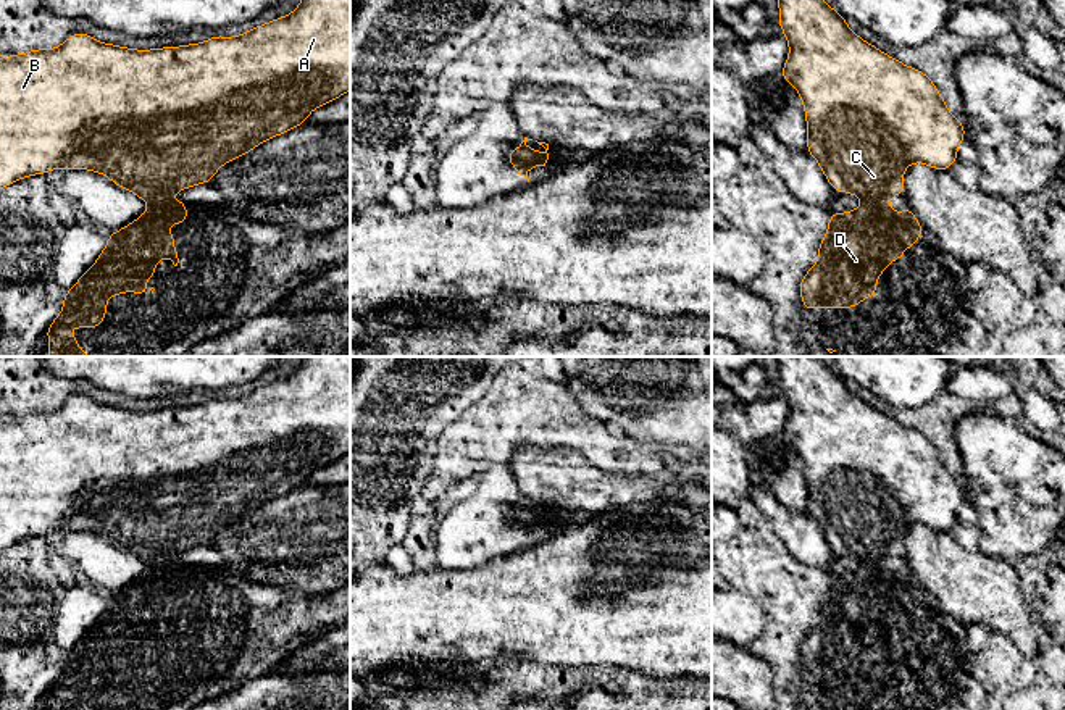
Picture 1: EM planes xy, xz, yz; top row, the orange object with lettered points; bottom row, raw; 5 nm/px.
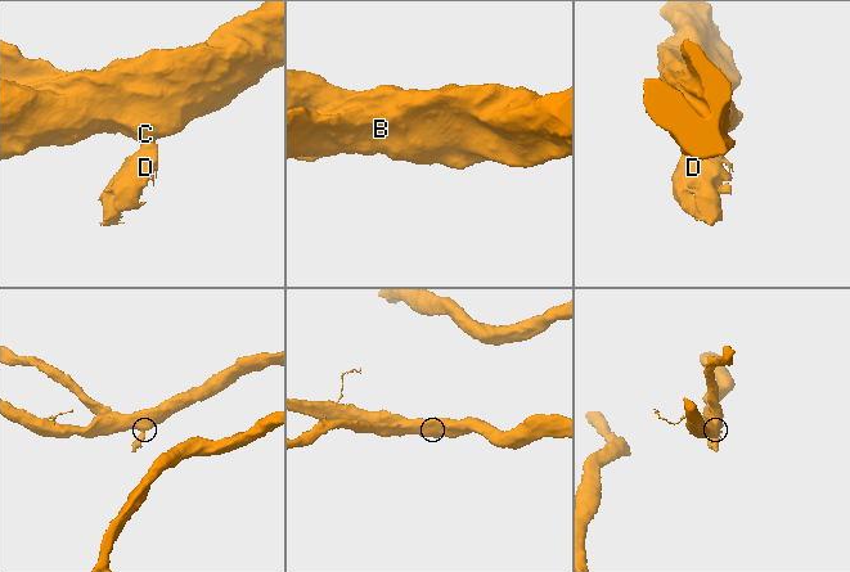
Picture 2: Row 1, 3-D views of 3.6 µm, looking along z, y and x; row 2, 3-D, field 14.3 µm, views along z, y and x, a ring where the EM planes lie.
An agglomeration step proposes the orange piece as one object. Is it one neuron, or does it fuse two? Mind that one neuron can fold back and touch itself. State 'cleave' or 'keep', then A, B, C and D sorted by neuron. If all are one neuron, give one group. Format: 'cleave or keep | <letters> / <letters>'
cleave | A B C / D

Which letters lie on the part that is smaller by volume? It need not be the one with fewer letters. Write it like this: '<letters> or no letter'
D

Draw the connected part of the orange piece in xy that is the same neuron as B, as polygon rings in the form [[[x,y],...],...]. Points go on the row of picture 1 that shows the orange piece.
[[[302,0],[289,15],[260,24],[240,36],[213,36],[200,44],[179,47],[136,50],[105,44],[86,32],[74,32],[56,48],[37,48],[26,53],[11,53],[6,60],[0,53],[0,189],[34,174],[45,174],[52,169],[90,169],[106,174],[108,179],[144,198],[148,205],[165,202],[171,194],[192,186],[211,182],[216,171],[239,157],[248,153],[261,142],[281,136],[300,124],[308,115],[350,90],[350,0]]]

